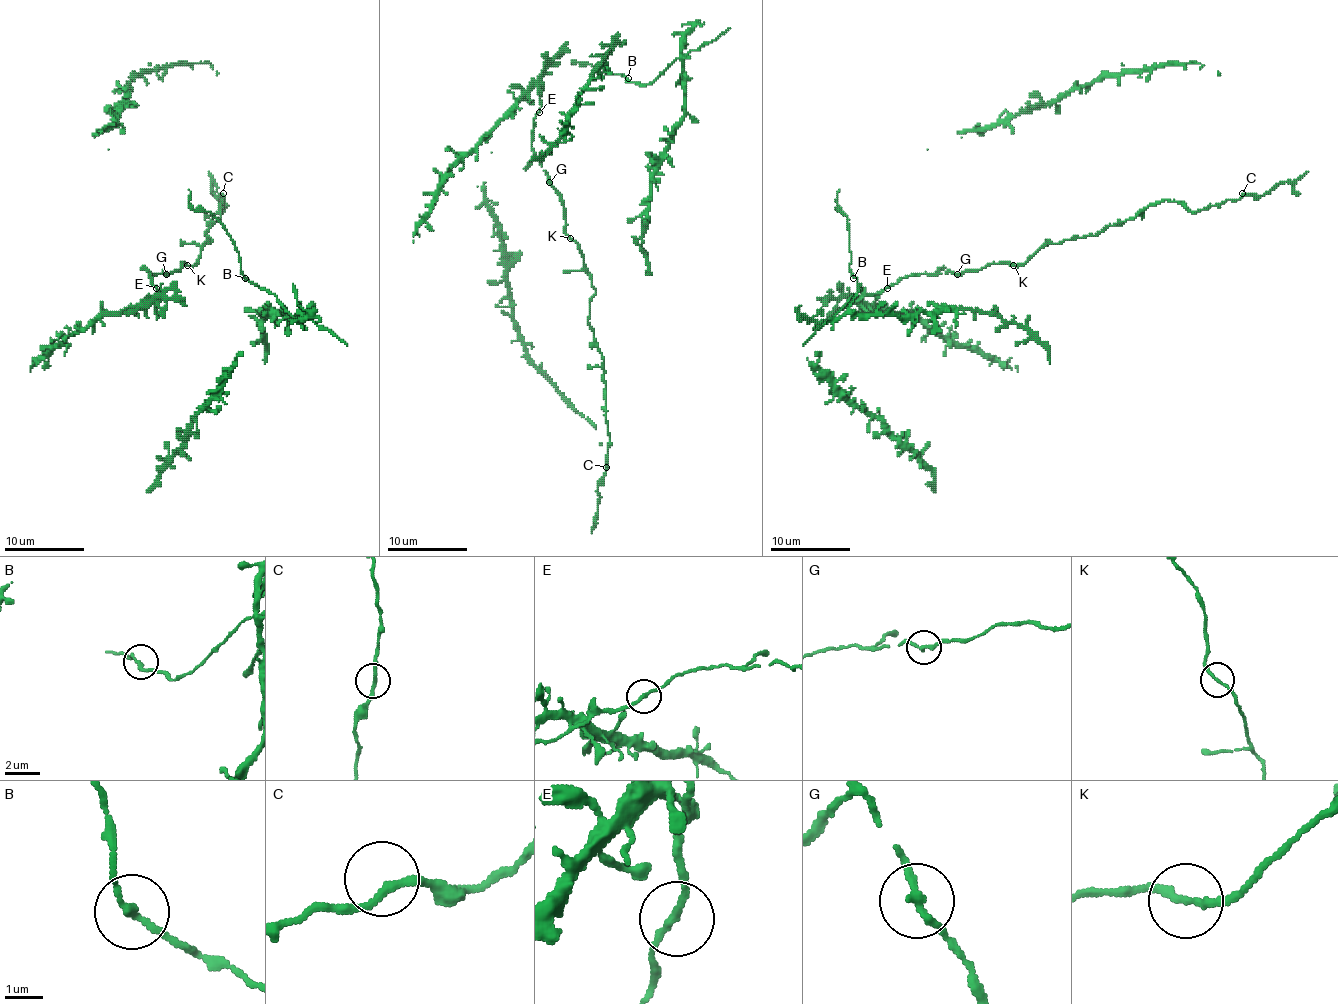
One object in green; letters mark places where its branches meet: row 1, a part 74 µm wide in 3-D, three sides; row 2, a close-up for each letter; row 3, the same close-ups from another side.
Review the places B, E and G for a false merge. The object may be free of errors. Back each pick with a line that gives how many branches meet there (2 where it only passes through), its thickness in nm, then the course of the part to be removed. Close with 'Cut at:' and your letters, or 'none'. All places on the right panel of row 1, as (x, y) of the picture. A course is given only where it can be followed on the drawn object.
Cut at: none

